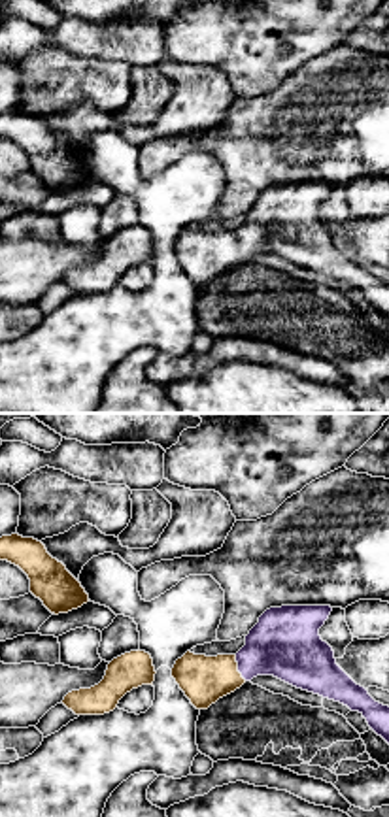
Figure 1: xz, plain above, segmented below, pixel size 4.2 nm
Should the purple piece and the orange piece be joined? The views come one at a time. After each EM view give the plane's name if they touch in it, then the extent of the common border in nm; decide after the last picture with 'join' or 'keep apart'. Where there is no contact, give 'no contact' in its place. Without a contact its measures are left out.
xz | 120 nm

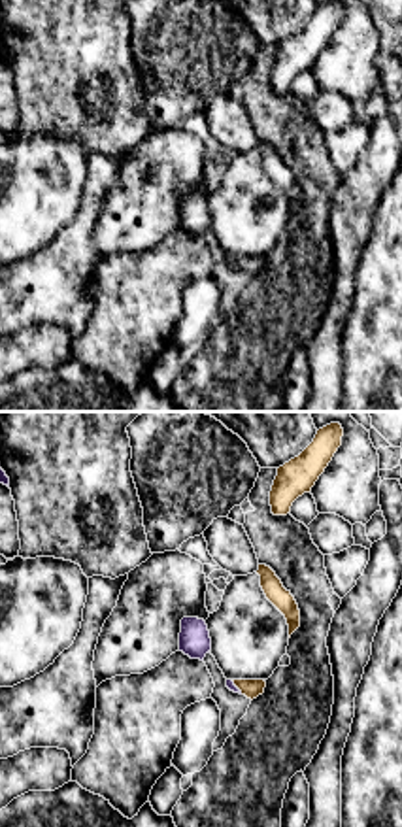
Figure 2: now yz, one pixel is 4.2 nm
yz | 80 nm

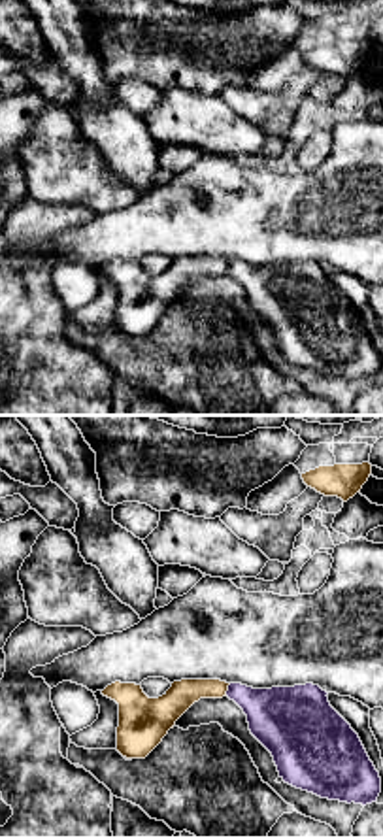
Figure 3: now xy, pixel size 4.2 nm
xy | 60 nm

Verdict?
join

